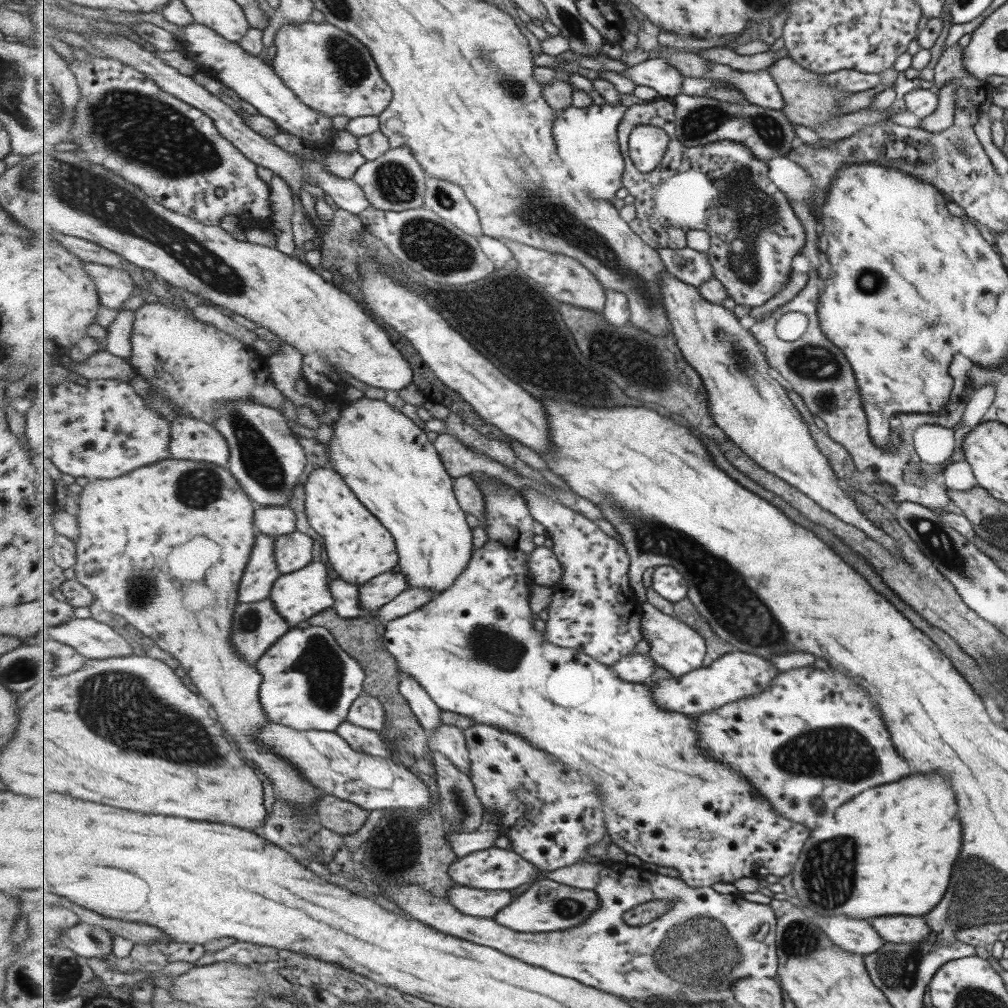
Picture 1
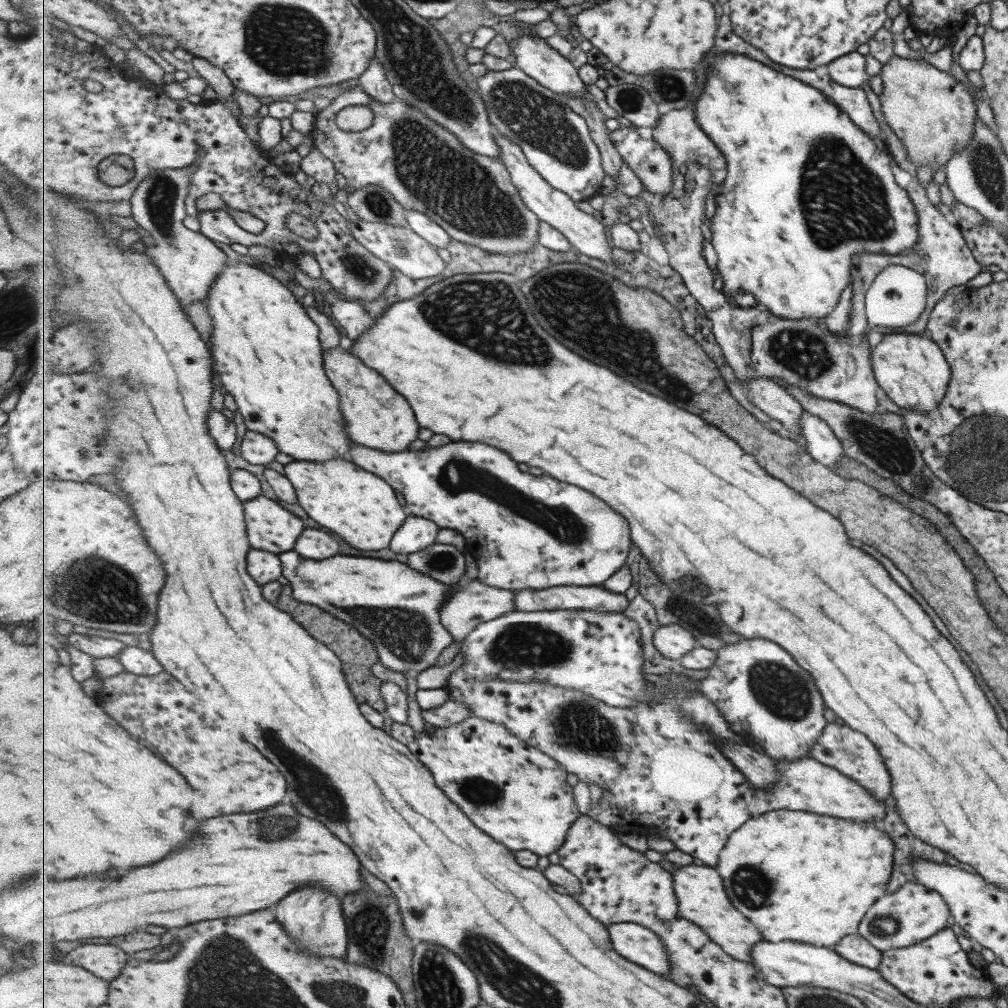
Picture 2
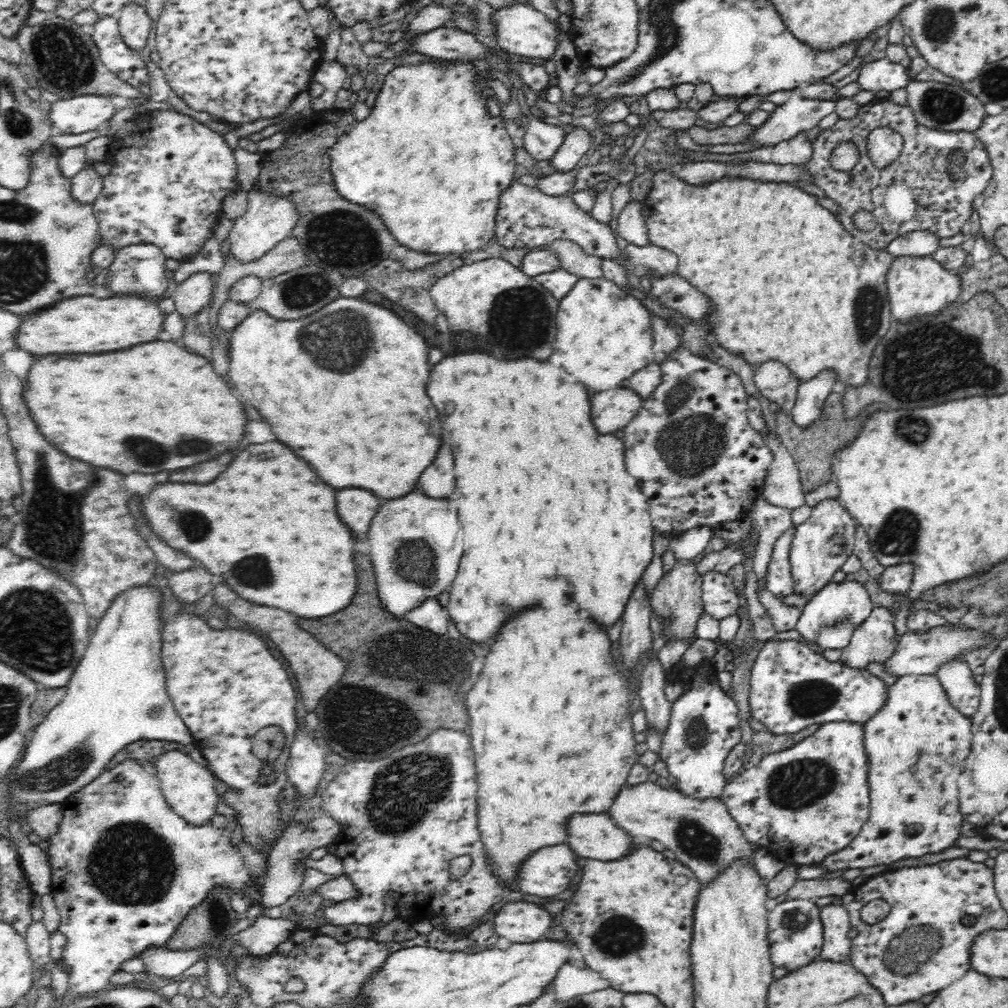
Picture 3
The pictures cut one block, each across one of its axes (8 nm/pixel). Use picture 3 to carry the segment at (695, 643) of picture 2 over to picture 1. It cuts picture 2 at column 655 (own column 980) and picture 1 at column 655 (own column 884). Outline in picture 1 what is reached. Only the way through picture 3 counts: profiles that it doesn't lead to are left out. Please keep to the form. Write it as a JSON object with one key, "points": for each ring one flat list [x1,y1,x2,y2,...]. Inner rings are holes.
{"points":[[649,652,644,654,633,653,612,665,612,669,619,678,627,682,645,683,651,679,658,665,658,662]]}

